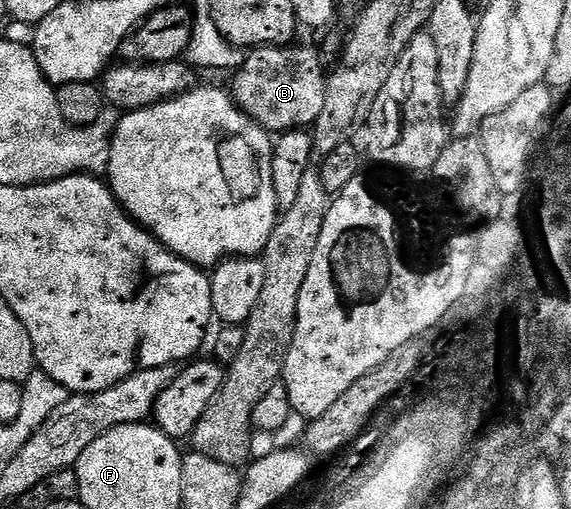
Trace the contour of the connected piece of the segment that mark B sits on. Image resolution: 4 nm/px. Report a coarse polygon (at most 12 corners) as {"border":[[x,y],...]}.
{"border":[[256,47],[235,107],[267,133],[313,128],[327,68],[310,47]]}

